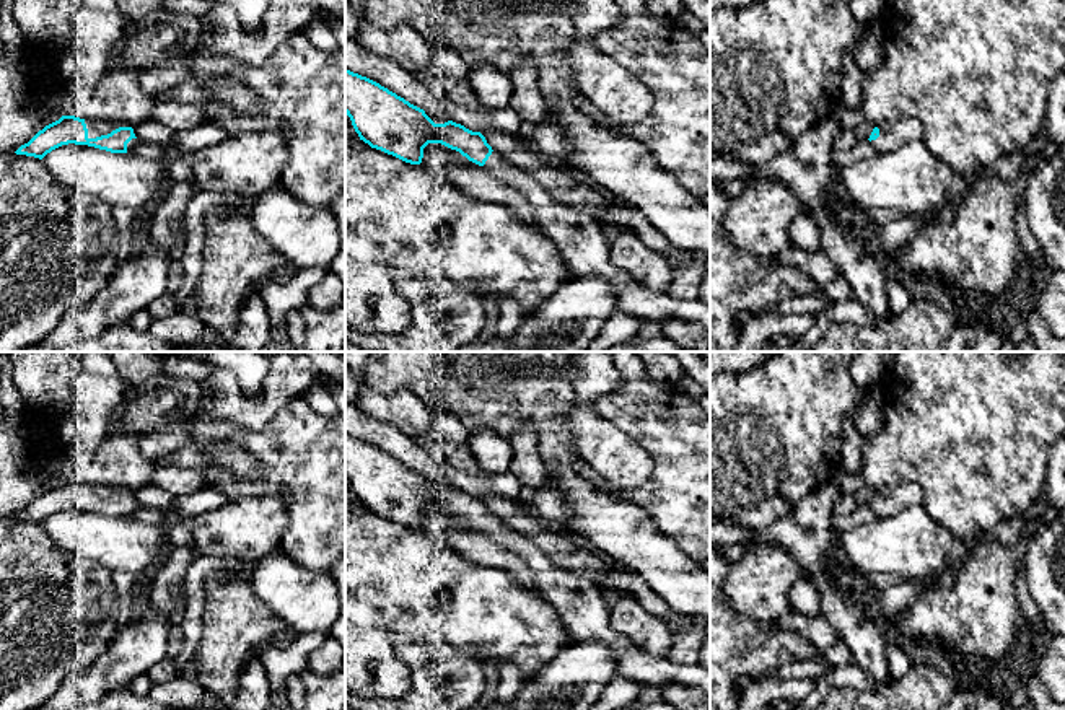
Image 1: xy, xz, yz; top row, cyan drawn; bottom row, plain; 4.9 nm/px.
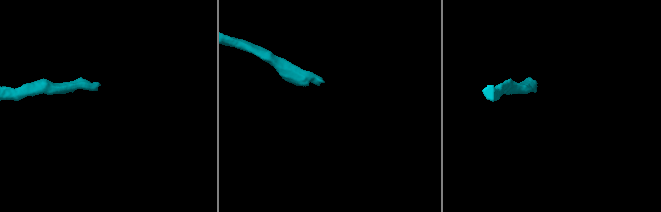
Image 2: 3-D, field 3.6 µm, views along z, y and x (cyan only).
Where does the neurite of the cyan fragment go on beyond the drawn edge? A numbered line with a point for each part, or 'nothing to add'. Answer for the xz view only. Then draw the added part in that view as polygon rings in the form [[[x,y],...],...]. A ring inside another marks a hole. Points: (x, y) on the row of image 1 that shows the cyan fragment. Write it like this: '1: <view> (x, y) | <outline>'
1: xz (585, 245) | [[[495,150],[484,166],[528,199],[542,234],[555,244],[573,277],[601,275],[611,283],[617,311],[660,324],[673,318],[695,321],[710,332],[708,305],[650,290],[611,262],[612,233],[604,225],[555,202],[539,182]]]

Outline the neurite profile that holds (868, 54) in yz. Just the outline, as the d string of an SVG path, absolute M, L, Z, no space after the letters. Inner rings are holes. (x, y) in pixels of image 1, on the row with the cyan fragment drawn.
M870 24L858 42L853 60L857 67L868 75L883 60L884 36L878 24Z

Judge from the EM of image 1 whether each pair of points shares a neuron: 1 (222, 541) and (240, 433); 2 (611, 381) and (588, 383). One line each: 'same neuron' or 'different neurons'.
1: different neurons
2: same neuron

